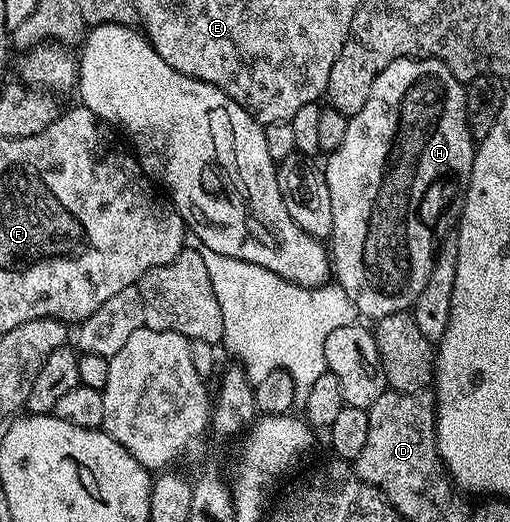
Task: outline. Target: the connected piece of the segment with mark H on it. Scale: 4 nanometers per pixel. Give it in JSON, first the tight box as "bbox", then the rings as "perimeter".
{"bbox":[324,57,476,319],"perimeter":[[[402,57],[398,61],[388,63],[380,75],[376,75],[376,83],[372,83],[372,91],[368,91],[368,99],[364,99],[364,107],[356,116],[349,118],[344,139],[325,158],[324,172],[328,183],[328,195],[332,198],[332,277],[339,287],[346,292],[348,299],[358,308],[363,318],[377,319],[393,313],[405,313],[413,310],[420,291],[424,291],[424,283],[432,275],[434,258],[438,256],[438,246],[443,237],[451,232],[452,225],[446,222],[446,208],[455,201],[460,193],[460,186],[470,182],[470,172],[474,162],[476,138],[470,134],[466,118],[466,85],[452,75],[448,66],[434,57]]]}

